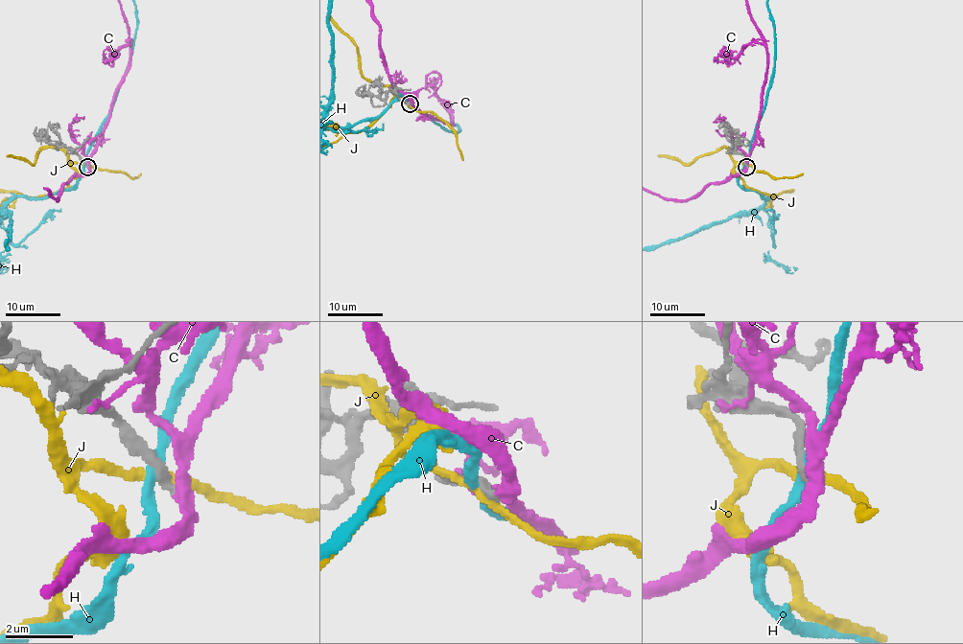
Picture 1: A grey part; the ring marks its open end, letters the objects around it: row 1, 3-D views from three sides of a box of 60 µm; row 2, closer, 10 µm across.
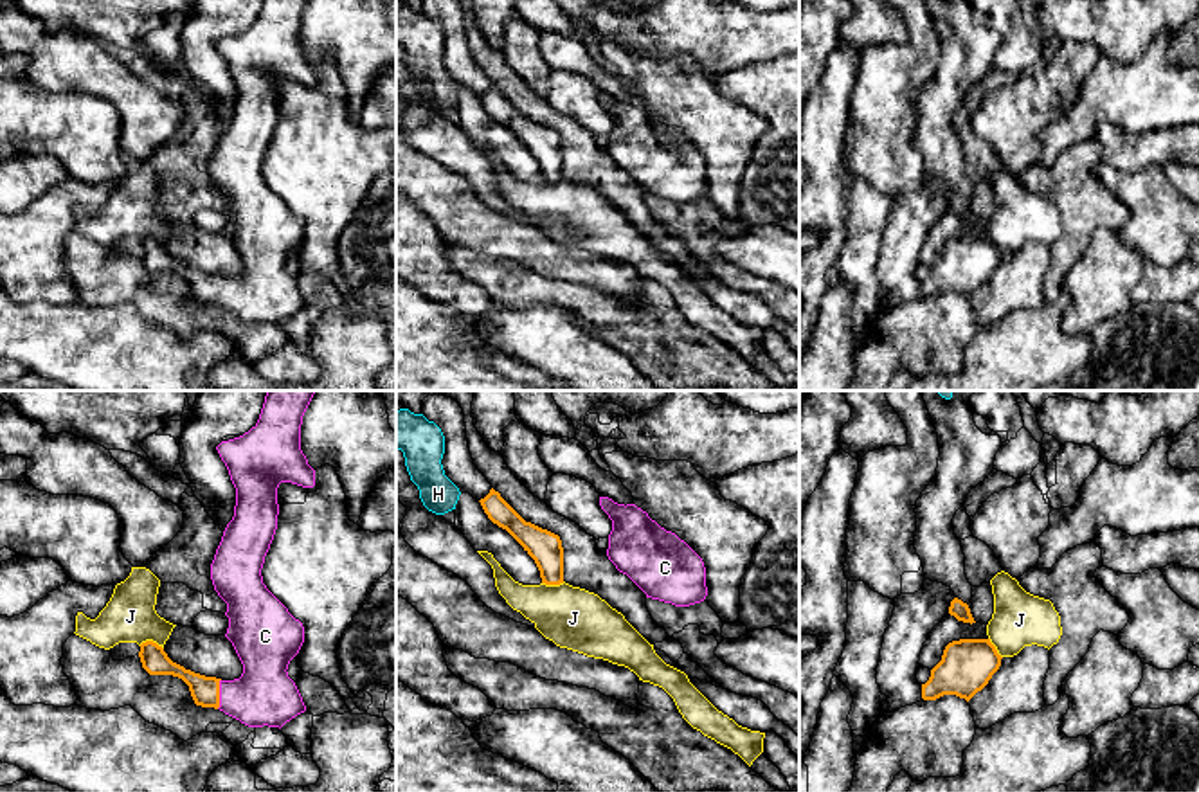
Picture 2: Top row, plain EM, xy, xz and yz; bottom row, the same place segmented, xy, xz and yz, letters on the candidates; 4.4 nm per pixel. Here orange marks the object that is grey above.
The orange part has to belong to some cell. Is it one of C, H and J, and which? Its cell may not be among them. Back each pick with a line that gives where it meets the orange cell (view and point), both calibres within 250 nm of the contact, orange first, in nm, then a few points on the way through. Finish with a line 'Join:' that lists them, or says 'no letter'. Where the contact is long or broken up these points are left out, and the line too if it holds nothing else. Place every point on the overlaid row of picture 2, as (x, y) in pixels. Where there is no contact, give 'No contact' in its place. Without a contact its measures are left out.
C: Touches orange at xy (218, 693). Thickness 130 nm (orange) against 280 nm
Join: C

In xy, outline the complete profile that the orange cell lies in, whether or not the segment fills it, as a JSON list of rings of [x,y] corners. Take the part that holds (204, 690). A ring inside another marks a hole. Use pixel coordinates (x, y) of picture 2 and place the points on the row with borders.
[[[268,391],[257,423],[239,437],[221,441],[216,450],[225,463],[236,488],[234,517],[227,524],[211,563],[211,580],[218,596],[227,603],[229,628],[243,673],[234,680],[205,677],[173,662],[162,646],[153,641],[140,644],[140,662],[149,675],[182,679],[196,706],[214,707],[248,727],[283,727],[306,711],[295,682],[288,677],[288,664],[304,643],[304,626],[266,589],[261,569],[277,529],[277,488],[292,482],[302,488],[315,486],[315,470],[301,450],[302,416],[315,391]]]

